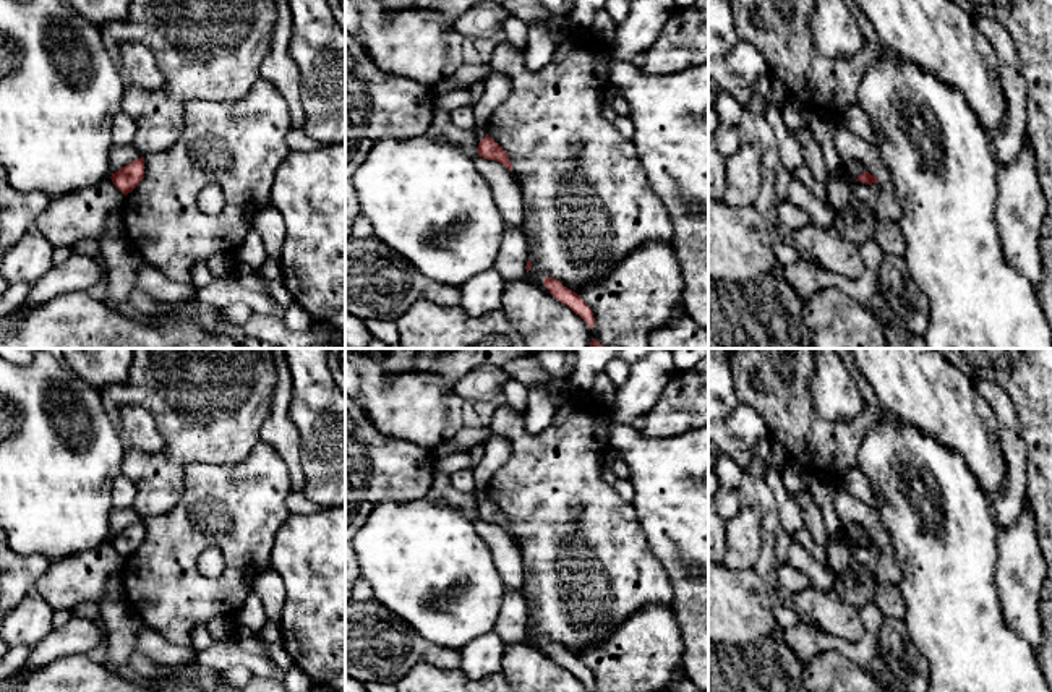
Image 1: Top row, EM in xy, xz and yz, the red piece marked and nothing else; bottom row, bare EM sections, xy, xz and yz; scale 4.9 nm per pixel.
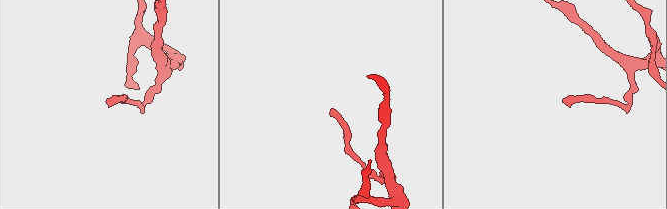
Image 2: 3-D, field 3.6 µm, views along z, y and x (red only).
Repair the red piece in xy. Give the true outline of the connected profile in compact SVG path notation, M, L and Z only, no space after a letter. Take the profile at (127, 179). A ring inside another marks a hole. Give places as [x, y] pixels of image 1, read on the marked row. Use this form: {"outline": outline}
{"outline": "M144 157L126 164L118 172L112 173L110 178L113 185L126 196L144 178Z"}

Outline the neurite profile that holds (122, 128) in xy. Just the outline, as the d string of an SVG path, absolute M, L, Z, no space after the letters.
M120 112L112 123L112 141L117 144L130 144L135 139L135 123Z

